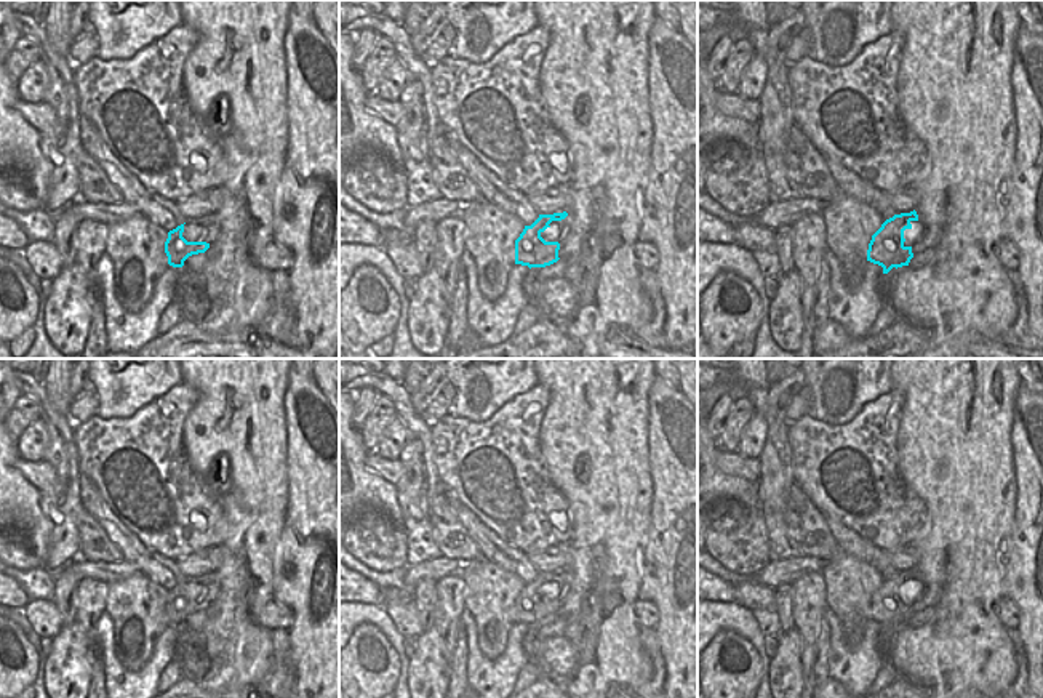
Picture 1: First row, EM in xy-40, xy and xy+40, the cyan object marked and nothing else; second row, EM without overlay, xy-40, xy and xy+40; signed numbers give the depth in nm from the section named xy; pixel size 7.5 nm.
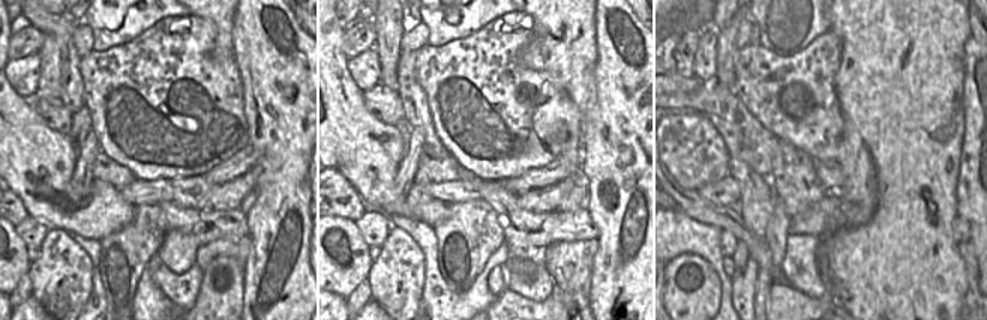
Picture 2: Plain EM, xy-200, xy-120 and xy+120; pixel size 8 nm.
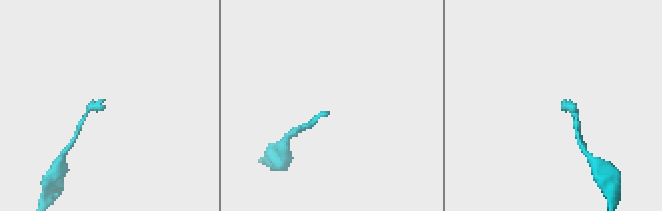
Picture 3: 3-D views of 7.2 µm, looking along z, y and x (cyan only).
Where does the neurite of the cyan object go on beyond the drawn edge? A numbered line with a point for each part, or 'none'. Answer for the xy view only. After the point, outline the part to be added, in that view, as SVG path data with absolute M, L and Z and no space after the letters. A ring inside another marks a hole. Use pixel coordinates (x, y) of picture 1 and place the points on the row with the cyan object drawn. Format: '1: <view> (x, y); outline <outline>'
1: xy (559, 229); outline M568 215L565 219L561 221L552 221L549 224L549 227L541 232L541 237L545 240L545 242L561 242L568 231L571 227L571 216Z

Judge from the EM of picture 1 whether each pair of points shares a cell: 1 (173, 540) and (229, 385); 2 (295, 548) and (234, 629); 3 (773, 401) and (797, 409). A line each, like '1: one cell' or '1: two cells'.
1: two cells
2: two cells
3: two cells

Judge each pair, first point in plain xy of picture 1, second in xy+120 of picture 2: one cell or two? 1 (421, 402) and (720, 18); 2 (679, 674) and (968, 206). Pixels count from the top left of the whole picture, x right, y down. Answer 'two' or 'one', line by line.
1: two
2: one

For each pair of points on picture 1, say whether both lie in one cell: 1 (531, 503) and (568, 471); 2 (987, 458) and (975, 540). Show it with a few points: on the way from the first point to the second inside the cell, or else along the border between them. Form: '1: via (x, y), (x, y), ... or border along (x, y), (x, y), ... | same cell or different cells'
1: border along (539, 449), (547, 476), (570, 505), (573, 516) | different cells
2: via (975, 479), (975, 519) | same cell

